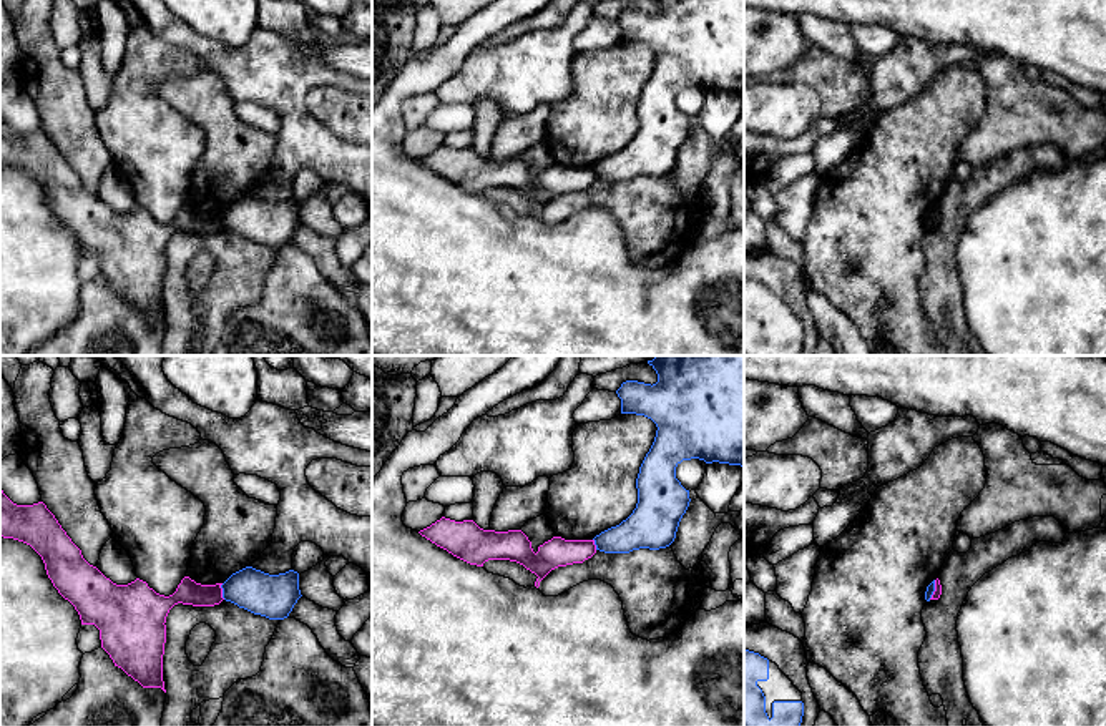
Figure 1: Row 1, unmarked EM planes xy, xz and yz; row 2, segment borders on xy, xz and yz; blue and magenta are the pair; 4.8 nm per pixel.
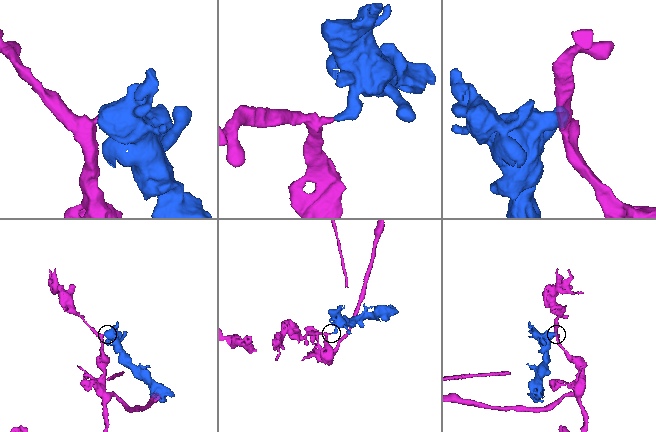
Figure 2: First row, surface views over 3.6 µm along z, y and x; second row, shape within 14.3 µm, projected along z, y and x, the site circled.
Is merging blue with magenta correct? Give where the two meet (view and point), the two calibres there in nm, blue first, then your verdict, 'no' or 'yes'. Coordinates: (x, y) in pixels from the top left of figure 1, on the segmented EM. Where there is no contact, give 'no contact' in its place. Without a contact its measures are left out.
contact xy (223, 592); calibres 200 and 120 nm; no

